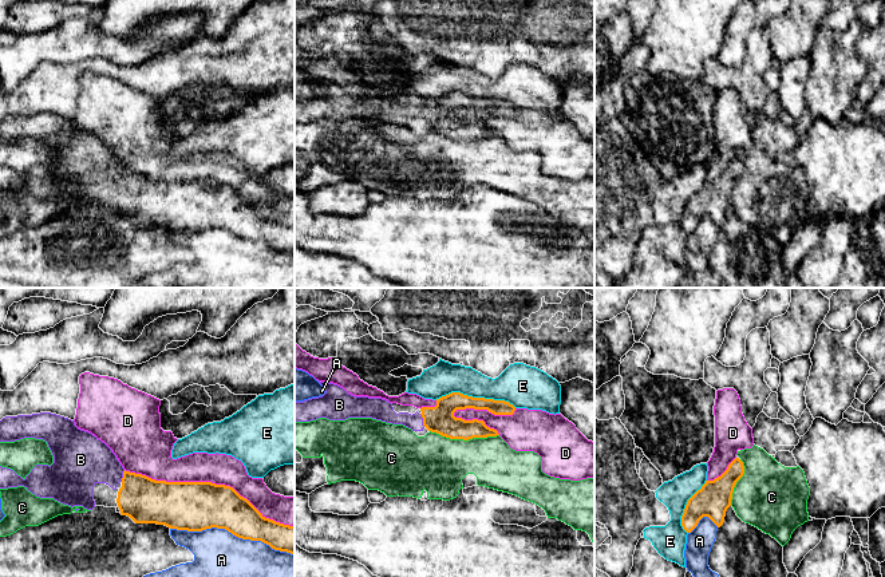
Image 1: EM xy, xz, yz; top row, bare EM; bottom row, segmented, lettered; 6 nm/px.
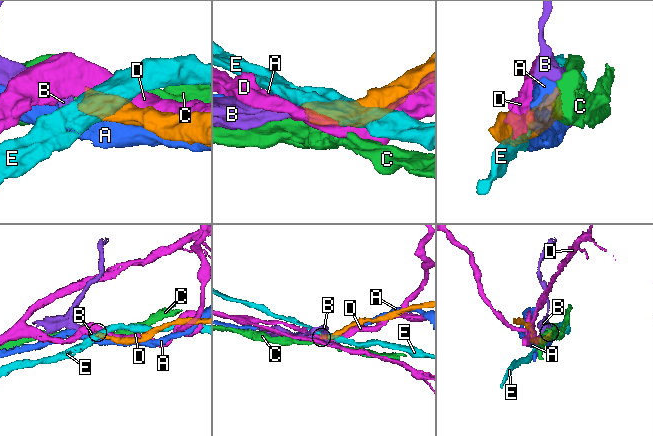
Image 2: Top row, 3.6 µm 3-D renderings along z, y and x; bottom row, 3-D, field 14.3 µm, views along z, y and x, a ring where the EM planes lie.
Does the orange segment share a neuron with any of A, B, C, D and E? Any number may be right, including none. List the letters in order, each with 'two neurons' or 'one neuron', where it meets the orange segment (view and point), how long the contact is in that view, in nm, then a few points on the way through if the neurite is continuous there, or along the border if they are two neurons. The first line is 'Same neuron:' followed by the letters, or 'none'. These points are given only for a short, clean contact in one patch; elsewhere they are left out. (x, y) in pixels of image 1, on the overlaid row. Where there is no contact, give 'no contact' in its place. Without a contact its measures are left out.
Same neuron: B
A: two neurons; meets orange in xy at (232, 533); contact 750 nm long
B: one neuron; meets orange in xz at (423, 421); contact 90 nm long
C: two neurons; meets orange in xz at (465, 439); contact 420 nm long
D: two neurons; meets orange in xy at (209, 482); contact 1050 nm long
E: two neurons; meets orange in xz at (475, 398); contact 500 nm long

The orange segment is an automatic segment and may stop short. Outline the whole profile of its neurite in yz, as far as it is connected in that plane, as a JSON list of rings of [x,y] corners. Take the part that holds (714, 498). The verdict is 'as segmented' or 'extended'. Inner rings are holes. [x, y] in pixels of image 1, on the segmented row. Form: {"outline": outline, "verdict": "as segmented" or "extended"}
{"outline": [[[735,458],[720,477],[714,481],[706,481],[686,505],[681,515],[683,529],[691,533],[703,517],[708,517],[720,527],[724,522],[726,511],[731,506],[734,487],[743,474],[743,462]]], "verdict": "as segmented"}

